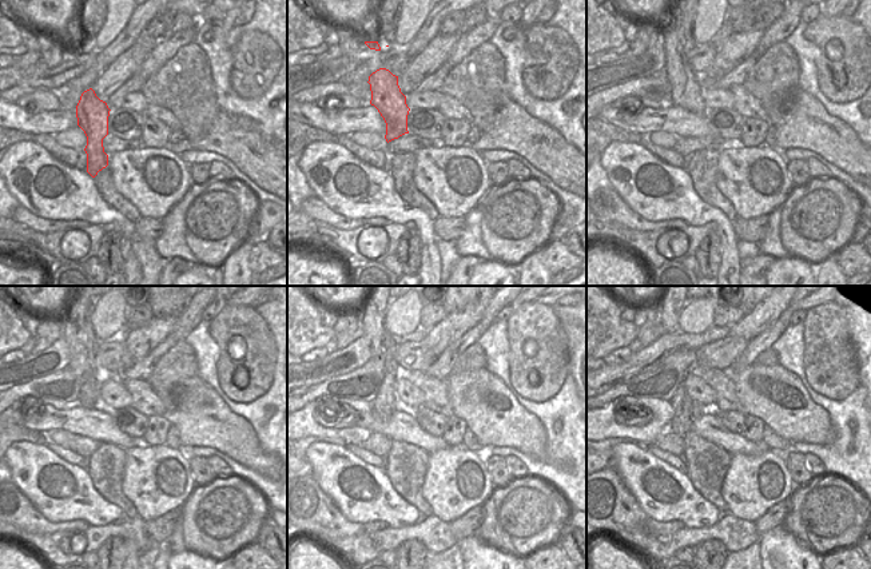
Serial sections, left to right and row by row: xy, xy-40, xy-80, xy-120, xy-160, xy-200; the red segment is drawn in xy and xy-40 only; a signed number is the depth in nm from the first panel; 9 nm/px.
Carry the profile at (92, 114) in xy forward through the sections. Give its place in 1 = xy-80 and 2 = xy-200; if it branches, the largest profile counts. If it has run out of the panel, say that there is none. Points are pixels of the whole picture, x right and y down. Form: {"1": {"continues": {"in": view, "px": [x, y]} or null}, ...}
{"1": {"continues": {"in": "xy-80", "px": [685, 86]}}, "2": {"continues": {"in": "xy-200", "px": [669, 313]}}}

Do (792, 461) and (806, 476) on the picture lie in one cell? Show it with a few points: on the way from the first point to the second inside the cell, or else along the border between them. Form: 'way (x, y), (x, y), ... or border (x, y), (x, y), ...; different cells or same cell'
way (796, 465), (802, 472); same cell

